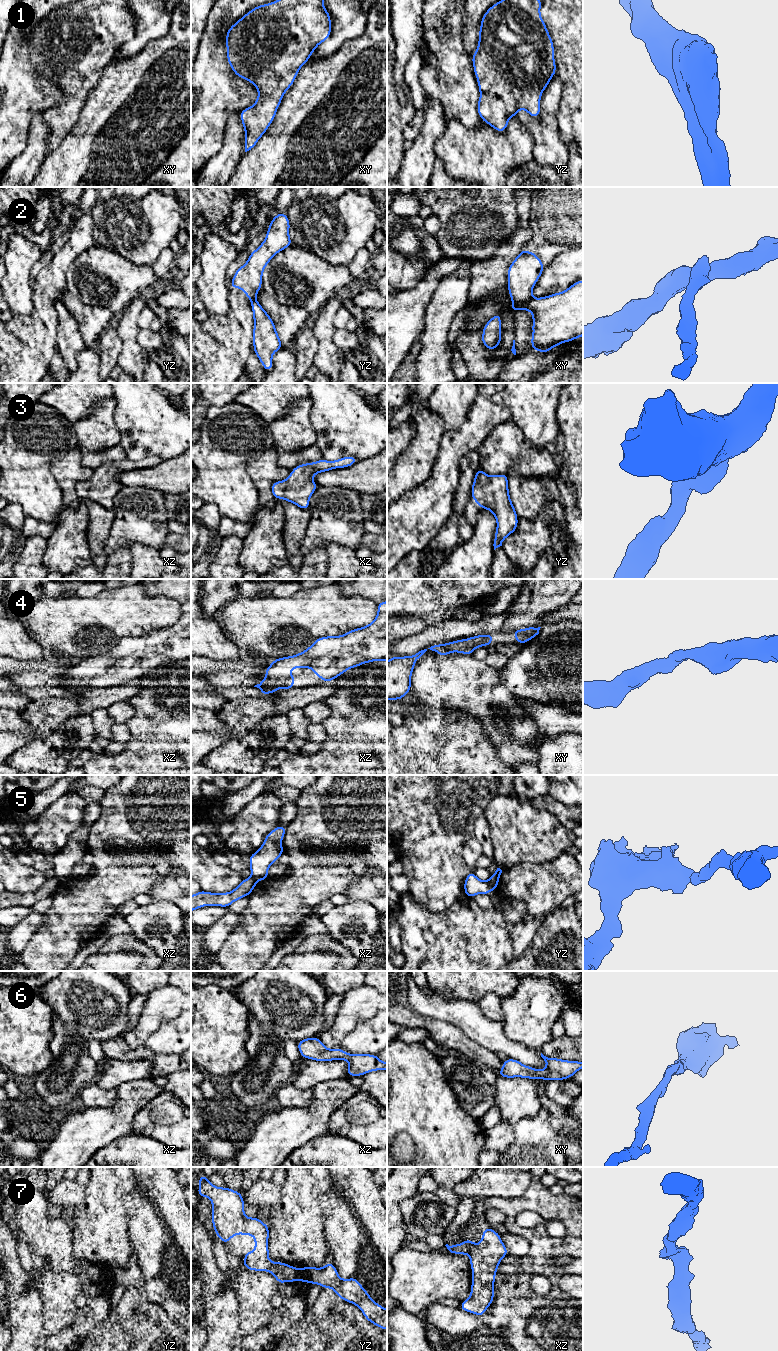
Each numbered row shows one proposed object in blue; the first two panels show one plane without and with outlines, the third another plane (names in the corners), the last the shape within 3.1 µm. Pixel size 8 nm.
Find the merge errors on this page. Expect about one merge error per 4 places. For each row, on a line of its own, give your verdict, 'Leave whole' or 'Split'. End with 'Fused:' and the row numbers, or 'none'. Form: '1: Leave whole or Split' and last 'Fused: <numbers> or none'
1: Leave whole
2: Split
3: Leave whole
4: Leave whole
5: Split
6: Leave whole
7: Leave whole
Fused: 2, 5

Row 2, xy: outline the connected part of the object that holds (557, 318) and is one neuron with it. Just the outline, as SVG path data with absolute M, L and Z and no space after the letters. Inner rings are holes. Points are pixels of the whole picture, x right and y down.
M583 280L575 282L559 293L532 298L528 302L519 305L510 304L510 309L514 312L527 310L532 313L533 335L530 339L532 351L549 352L561 343L570 342L583 336Z

